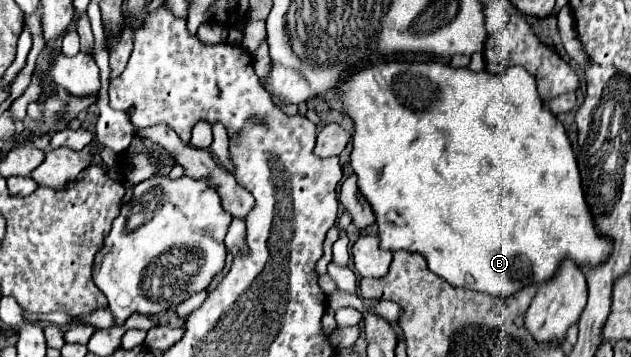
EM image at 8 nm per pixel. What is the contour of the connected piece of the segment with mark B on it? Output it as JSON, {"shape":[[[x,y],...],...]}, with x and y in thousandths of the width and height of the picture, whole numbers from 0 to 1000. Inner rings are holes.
{"shape":[[[607,171],[563,199],[547,227],[537,227],[531,255],[537,261],[537,283],[544,289],[547,322],[559,339],[556,468],[566,490],[566,524],[585,563],[594,602],[594,625],[601,630],[604,697],[639,697],[648,709],[667,709],[680,754],[712,787],[718,804],[740,804],[784,832],[807,832],[832,793],[864,793],[880,770],[895,720],[905,720],[914,742],[927,748],[949,742],[952,731],[959,731],[959,720],[965,720],[968,675],[956,669],[940,641],[940,613],[927,569],[911,429],[905,417],[899,373],[883,339],[883,328],[854,277],[845,210],[826,193],[823,182],[807,188],[794,210],[778,210],[772,199],[750,204],[743,188],[715,188],[702,171]]]}

